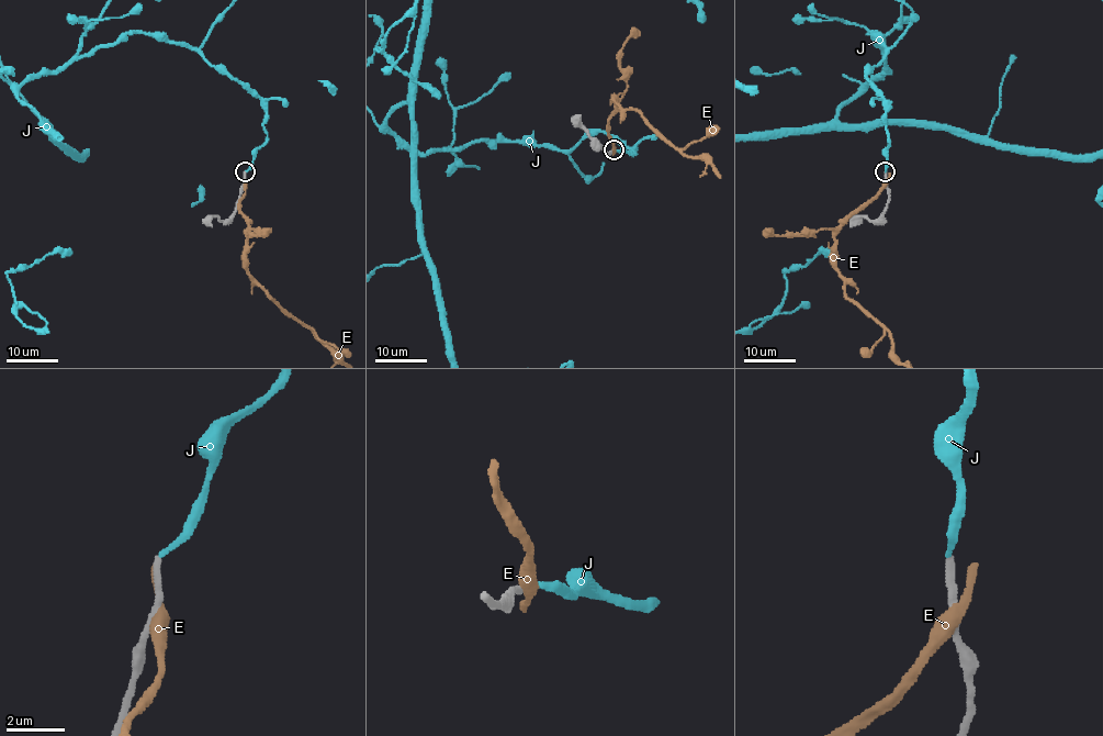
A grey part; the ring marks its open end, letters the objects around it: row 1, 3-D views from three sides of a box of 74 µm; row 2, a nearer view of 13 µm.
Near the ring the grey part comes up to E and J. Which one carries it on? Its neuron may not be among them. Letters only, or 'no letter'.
J

